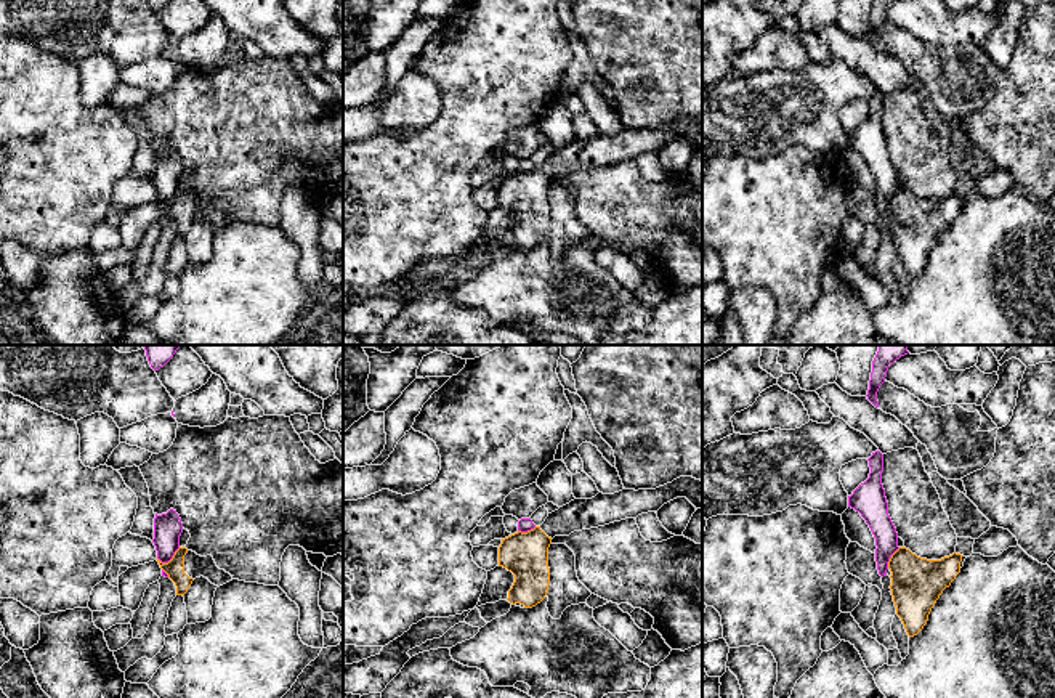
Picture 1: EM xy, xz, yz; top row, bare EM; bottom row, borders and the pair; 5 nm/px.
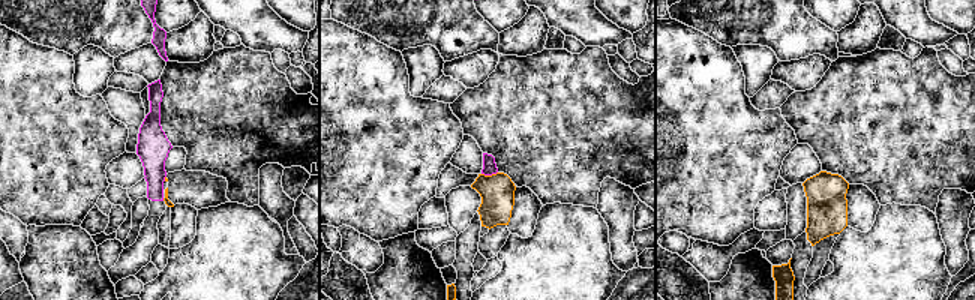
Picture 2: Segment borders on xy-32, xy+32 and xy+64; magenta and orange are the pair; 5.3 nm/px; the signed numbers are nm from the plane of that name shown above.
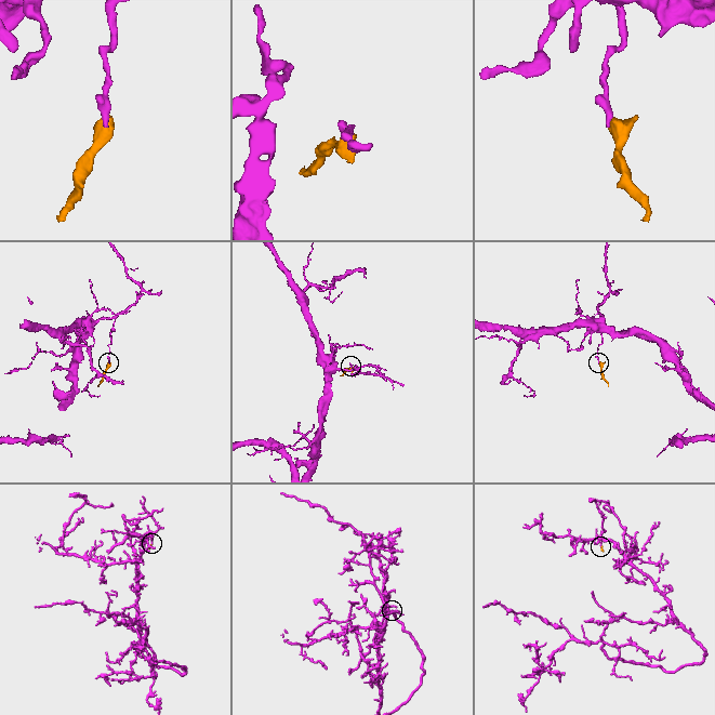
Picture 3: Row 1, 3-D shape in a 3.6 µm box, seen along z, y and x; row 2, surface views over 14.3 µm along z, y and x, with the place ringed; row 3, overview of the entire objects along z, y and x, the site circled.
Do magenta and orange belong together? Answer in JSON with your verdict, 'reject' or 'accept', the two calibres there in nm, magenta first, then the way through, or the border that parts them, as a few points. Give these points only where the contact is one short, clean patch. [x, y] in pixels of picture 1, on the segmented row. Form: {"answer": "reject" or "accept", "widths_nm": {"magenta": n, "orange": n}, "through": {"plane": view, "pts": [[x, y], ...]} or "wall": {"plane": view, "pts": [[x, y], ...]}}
{"answer": "reject", "widths_nm": {"magenta": 140, "orange": 100}, "wall": {"plane": "xy", "pts": [[180, 547], [167, 562], [157, 559]]}}

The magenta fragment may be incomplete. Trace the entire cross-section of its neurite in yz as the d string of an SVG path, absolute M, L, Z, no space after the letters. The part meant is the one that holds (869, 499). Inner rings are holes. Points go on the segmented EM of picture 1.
M872 452L867 459L871 473L851 496L848 496L848 507L861 513L875 538L875 562L879 574L887 576L888 562L898 547L898 533L888 515L888 502L882 485L883 454Z

